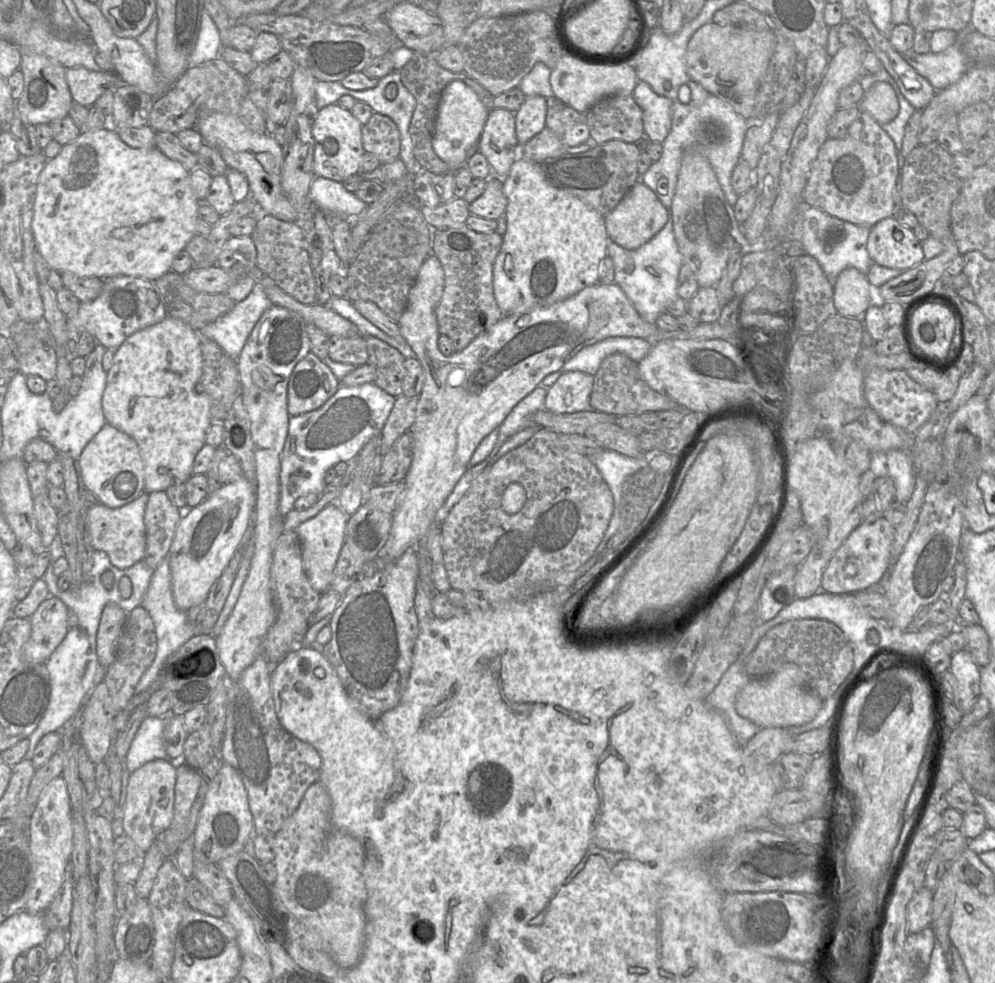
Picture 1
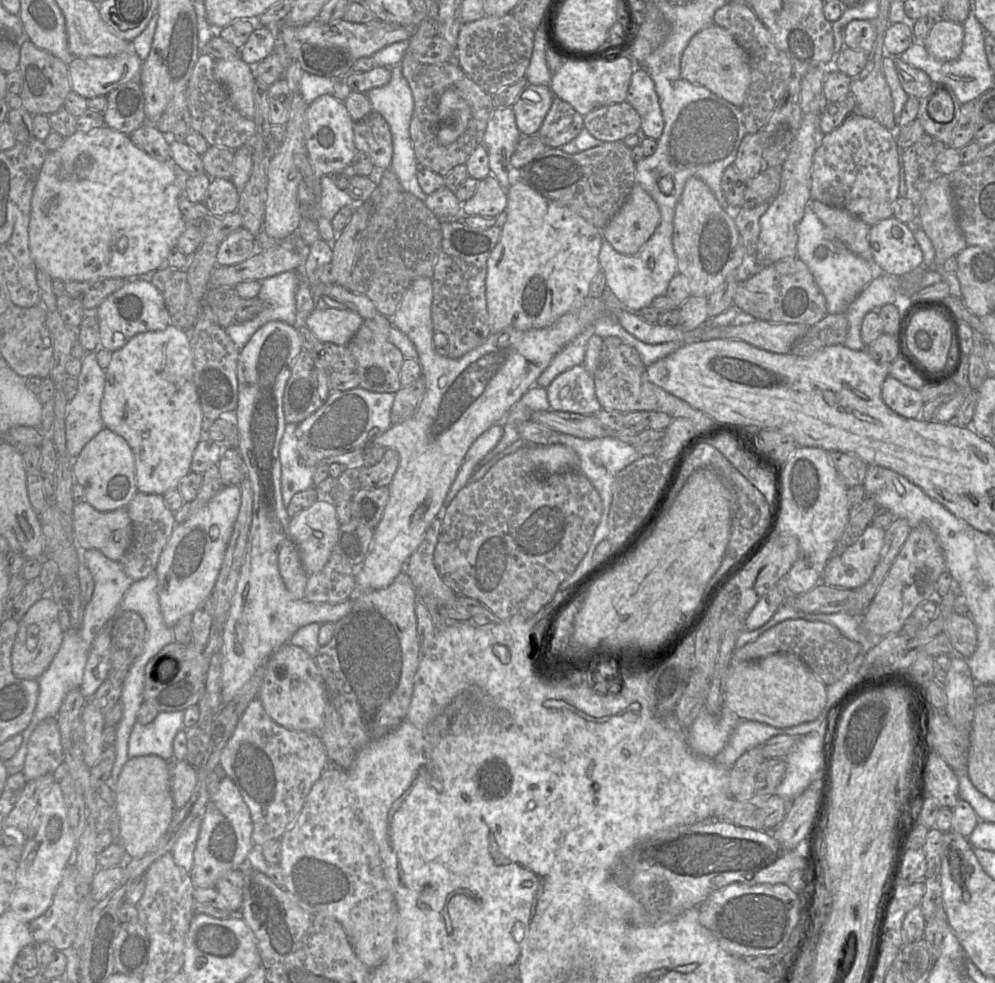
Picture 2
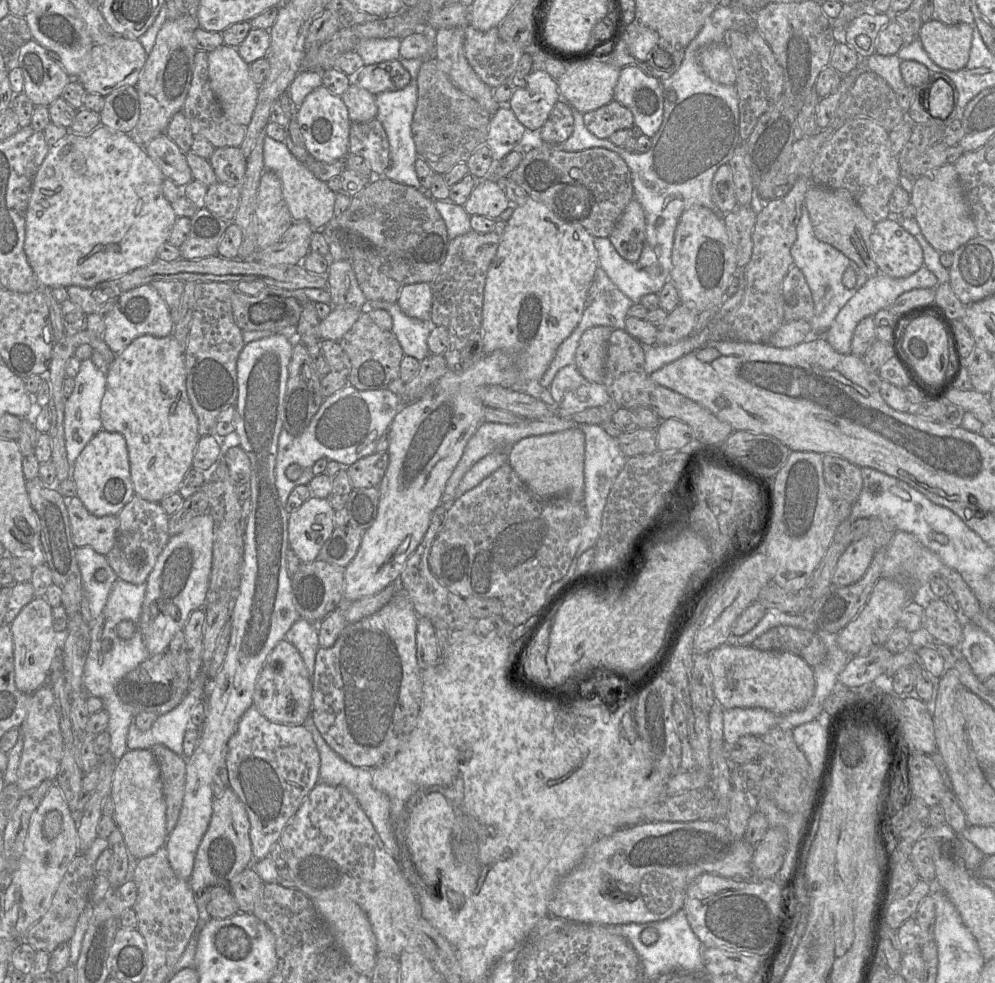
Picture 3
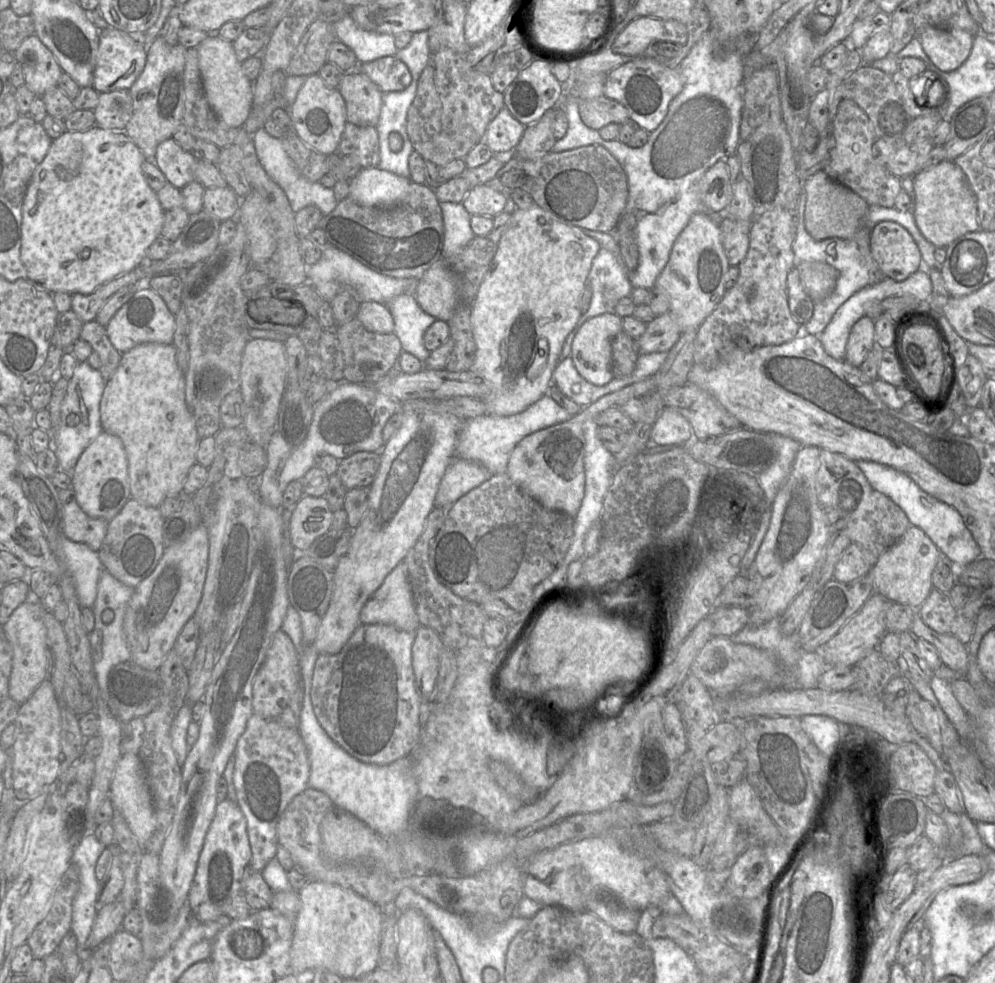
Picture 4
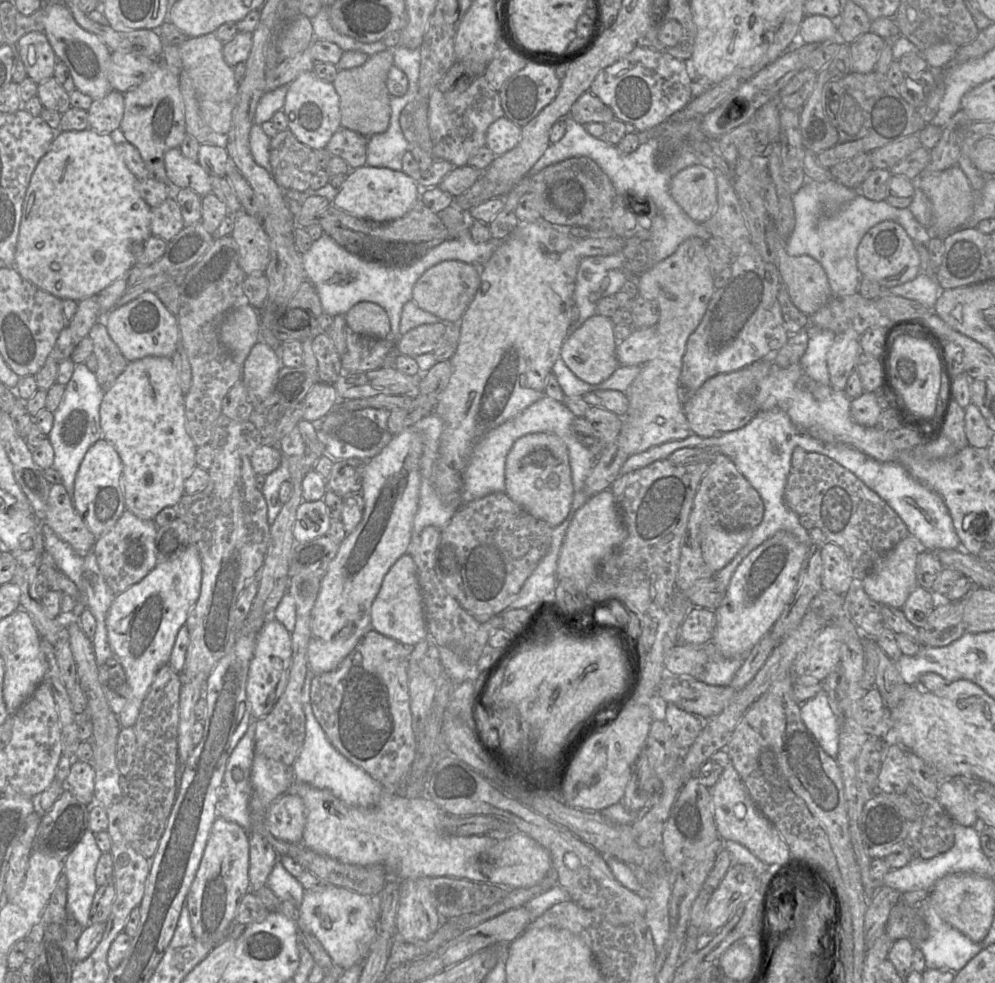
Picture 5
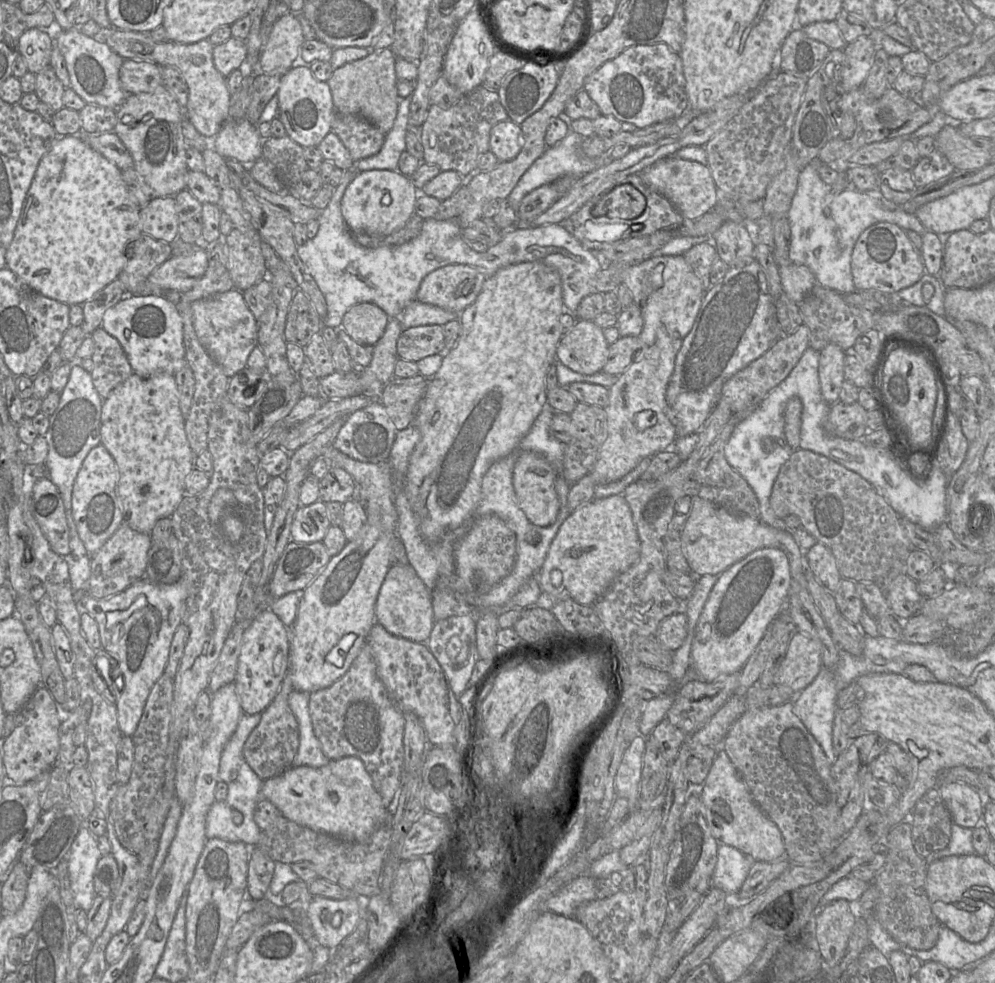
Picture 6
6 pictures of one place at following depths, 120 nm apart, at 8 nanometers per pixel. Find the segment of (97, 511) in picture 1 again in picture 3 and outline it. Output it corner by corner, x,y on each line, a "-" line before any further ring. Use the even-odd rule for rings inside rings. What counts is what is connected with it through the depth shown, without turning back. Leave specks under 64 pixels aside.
77,497
67,498
66,506
76,547
90,546
105,555
113,548
119,527
117,516
98,517
91,514

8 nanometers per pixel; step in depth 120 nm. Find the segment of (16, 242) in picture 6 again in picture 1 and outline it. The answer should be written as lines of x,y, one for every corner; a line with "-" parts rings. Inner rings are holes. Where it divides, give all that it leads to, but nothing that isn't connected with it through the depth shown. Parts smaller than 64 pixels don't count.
115,127
82,132
74,141
63,145
60,153
48,159
42,170
37,184
36,199
32,230
36,250
46,260
51,269
61,274
65,271
73,272
80,277
110,278
114,276
137,276
155,281
172,270
172,262
176,255
185,248
189,240
197,234
196,221
198,217
199,201
195,197
190,181
190,172
181,163
169,159
156,146
148,149
135,149
124,143
117,134

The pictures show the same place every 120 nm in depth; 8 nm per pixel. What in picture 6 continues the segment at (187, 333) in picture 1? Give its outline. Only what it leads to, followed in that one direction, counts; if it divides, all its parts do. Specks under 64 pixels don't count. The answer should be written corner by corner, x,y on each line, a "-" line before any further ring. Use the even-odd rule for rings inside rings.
133,373
125,381
120,383
114,388
109,396
103,400
101,409
101,428
100,428
101,444
109,451
113,459
115,460
119,470
119,481
117,485
117,496
120,501
120,506
123,513
123,523
126,523
133,530
150,534
155,523
166,517
171,517
174,510
177,508
179,502
185,495
185,478
194,468
194,458
188,439
185,433
185,419
180,409
180,402
178,399
178,389
176,386
175,377
173,374
157,373
148,378
142,378

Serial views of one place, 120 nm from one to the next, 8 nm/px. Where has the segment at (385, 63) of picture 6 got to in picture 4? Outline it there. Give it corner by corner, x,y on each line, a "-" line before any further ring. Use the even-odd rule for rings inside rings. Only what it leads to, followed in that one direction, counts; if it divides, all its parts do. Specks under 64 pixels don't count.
345,72
337,89
345,100
347,122
358,126
377,125
384,93
366,74

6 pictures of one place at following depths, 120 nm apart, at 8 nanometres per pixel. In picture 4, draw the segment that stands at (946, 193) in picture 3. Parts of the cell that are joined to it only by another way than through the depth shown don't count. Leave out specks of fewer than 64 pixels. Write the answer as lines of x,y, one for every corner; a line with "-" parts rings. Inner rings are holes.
954,161
922,169
913,176
915,192
914,219
922,235
935,247
946,248
956,239
978,231
978,209
976,197
966,175

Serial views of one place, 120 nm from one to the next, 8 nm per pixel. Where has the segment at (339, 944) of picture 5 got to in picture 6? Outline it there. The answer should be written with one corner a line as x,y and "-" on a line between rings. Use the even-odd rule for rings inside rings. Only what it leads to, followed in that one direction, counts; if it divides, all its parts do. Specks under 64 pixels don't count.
313,896
307,916
317,942
335,949
355,929
359,917
358,897
336,900

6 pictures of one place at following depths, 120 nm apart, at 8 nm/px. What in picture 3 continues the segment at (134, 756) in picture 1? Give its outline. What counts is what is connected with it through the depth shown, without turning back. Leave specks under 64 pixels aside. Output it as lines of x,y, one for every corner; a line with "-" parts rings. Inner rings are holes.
190,682
188,691
180,704
158,716
150,729
142,731
134,722
131,723
127,734
127,748
129,750
151,749
155,745
162,744
183,756
183,740
190,726
191,710
195,704
205,700
204,688
193,688

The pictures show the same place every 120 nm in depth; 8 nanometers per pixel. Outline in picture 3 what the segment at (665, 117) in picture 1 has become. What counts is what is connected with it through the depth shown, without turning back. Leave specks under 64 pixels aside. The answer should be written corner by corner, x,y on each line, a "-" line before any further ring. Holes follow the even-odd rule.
636,66
621,68
614,100
632,112
634,125
649,138
655,136
662,124
664,99
660,79
647,75

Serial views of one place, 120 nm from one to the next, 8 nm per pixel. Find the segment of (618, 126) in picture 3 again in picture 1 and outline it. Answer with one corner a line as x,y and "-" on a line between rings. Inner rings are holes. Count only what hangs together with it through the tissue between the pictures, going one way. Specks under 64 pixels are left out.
632,95
605,97
585,114
590,137
598,144
610,140
640,143
645,138
643,112

